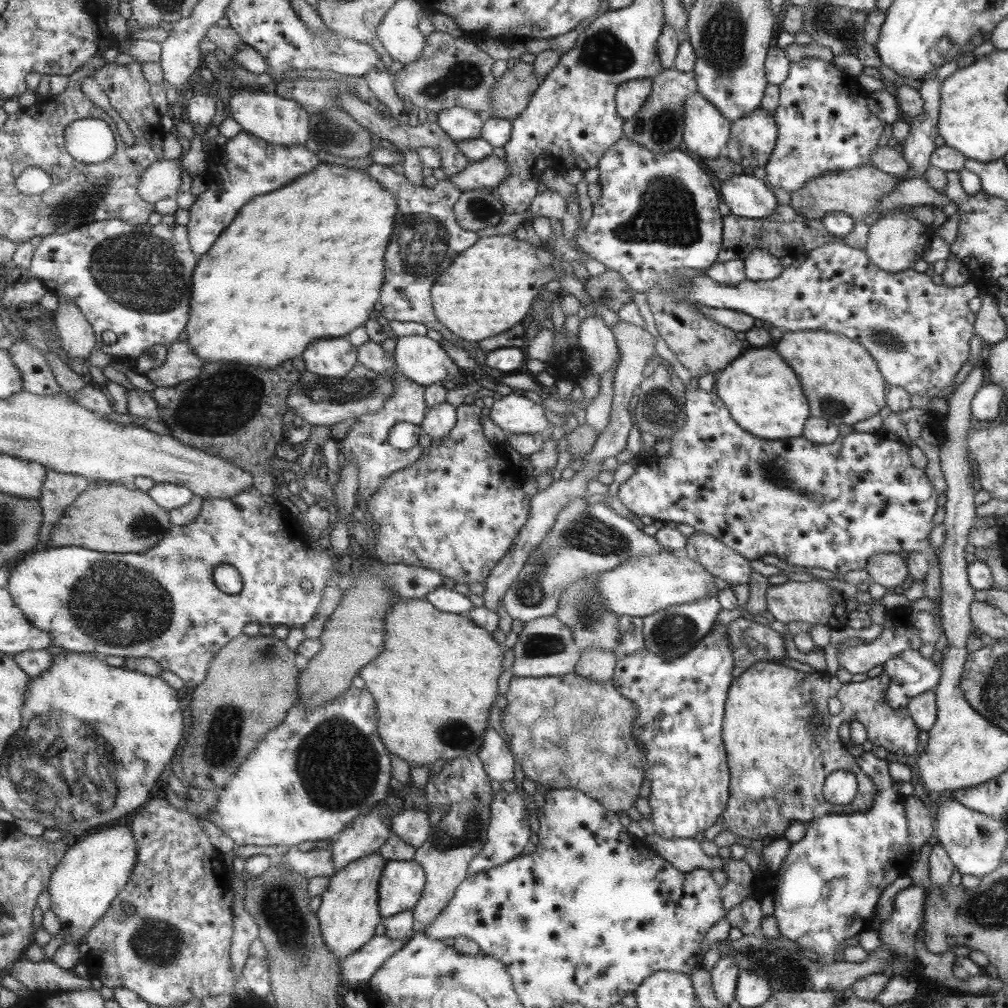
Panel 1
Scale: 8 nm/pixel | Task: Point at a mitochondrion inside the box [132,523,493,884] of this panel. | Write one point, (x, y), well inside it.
(338, 765)

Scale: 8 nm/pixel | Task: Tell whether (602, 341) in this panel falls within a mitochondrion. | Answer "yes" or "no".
no

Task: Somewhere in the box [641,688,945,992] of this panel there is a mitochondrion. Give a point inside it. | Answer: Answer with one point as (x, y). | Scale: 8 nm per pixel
(786, 970)

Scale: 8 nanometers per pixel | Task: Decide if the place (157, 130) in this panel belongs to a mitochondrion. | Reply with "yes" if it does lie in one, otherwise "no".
no

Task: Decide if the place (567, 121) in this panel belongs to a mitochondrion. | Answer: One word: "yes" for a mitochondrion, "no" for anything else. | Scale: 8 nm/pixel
no

